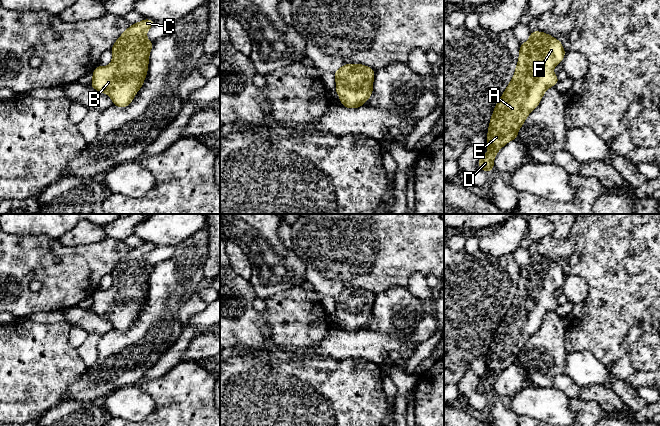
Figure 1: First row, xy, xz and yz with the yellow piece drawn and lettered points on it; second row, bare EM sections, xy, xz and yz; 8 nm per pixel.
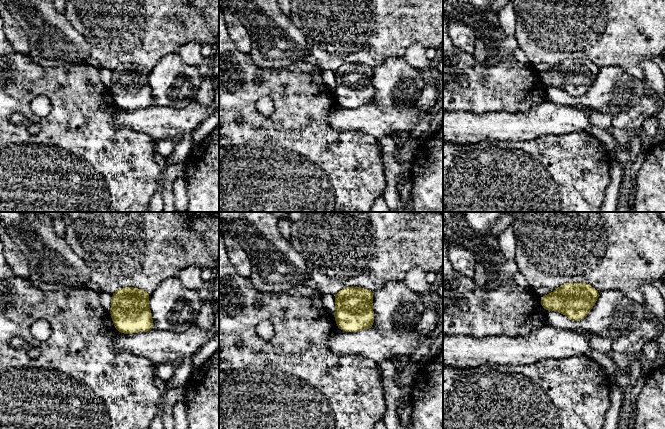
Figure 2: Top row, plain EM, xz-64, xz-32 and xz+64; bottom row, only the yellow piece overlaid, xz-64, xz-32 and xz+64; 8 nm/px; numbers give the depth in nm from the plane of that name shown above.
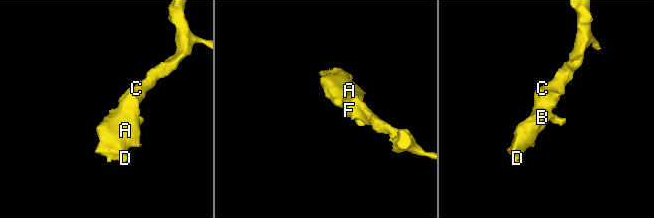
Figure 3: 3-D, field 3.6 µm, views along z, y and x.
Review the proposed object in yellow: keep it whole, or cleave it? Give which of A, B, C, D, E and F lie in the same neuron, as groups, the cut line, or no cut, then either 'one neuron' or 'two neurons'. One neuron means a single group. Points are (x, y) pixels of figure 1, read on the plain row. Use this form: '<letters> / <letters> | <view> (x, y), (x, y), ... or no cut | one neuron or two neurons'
A B C D E F | no cut | one neuron

